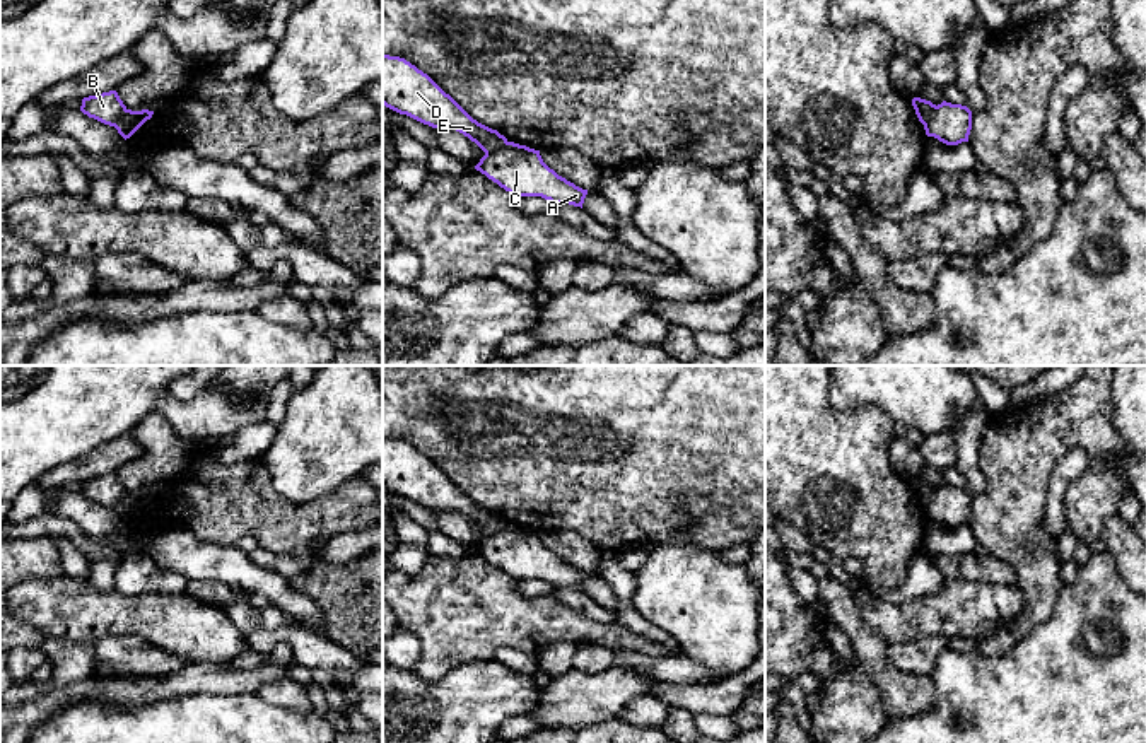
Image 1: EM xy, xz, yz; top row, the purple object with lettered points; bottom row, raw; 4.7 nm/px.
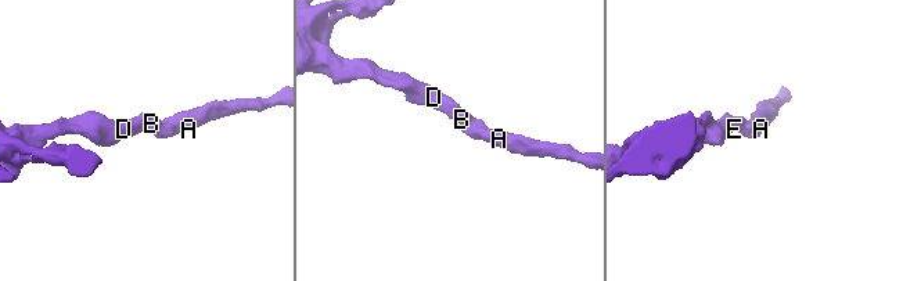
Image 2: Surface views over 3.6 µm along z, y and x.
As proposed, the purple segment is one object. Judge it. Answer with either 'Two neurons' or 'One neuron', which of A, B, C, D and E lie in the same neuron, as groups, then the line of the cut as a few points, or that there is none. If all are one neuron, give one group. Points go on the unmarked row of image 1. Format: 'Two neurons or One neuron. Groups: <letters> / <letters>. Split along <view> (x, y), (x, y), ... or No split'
Two neurons. Groups: A C / B D E. Split along xz (508, 525), (485, 537)

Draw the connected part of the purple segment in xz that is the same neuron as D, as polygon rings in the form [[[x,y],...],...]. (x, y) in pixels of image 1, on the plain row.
[[[383,437],[383,487],[432,511],[453,511],[485,536],[507,526],[504,518],[473,502],[427,456],[400,439]]]

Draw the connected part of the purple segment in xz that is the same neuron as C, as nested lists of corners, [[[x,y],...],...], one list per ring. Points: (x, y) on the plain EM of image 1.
[[[507,524],[500,533],[485,536],[475,548],[477,553],[517,579],[541,579],[553,588],[569,586],[581,589],[588,572],[576,569],[550,552],[540,533]]]

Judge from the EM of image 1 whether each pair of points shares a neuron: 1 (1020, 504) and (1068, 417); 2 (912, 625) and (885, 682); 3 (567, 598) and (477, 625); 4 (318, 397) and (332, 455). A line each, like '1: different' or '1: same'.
1: same
2: different
3: different
4: same

